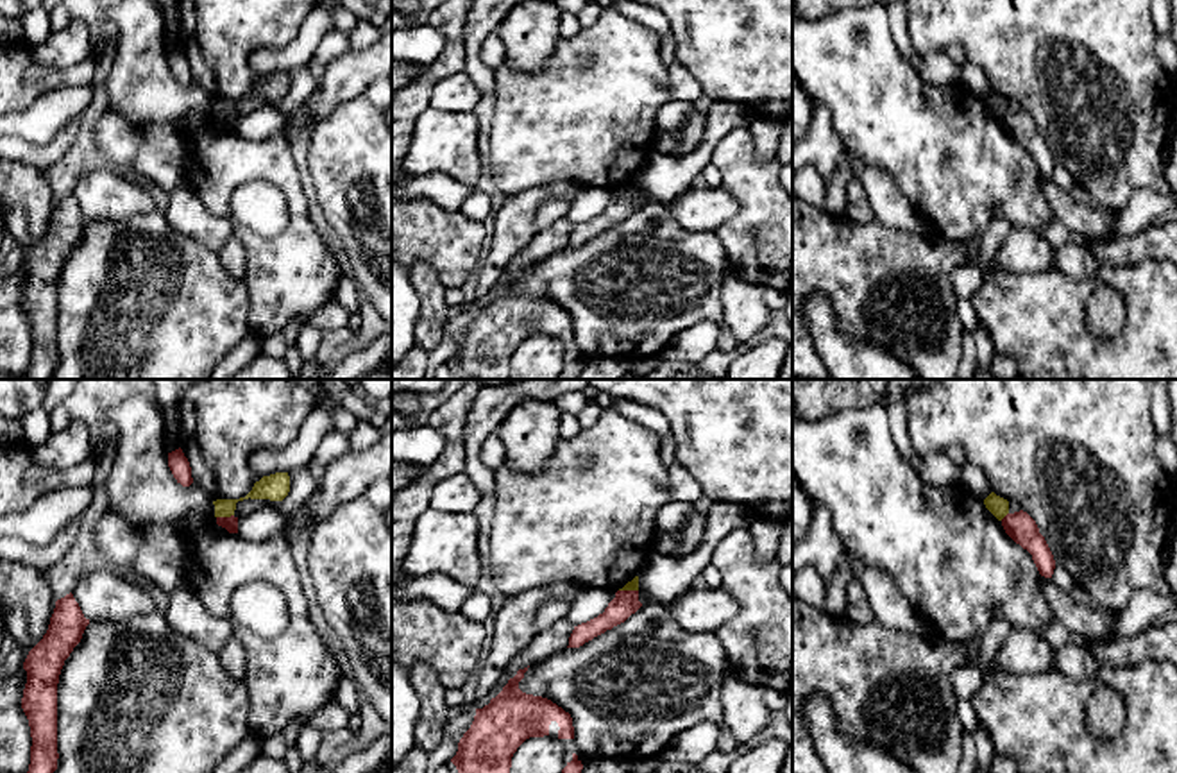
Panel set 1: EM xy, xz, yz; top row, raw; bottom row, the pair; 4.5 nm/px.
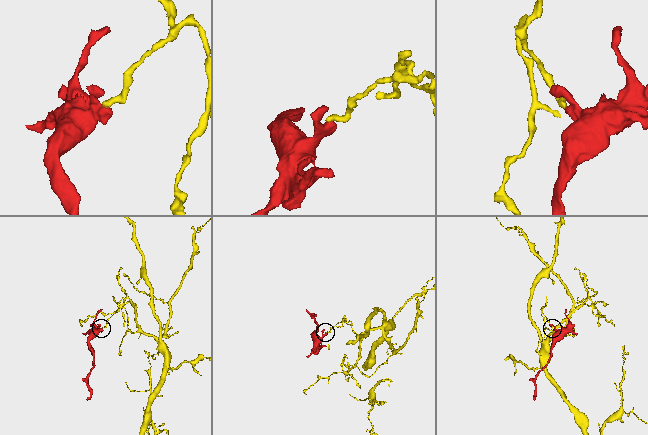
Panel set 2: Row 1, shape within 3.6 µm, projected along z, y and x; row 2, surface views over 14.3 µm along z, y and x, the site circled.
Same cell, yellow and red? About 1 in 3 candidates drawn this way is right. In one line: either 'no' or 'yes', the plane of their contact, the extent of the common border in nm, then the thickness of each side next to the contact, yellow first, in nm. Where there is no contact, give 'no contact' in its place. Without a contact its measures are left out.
no; contact in xy; length 80 nm; calibres 110 and 60 nm

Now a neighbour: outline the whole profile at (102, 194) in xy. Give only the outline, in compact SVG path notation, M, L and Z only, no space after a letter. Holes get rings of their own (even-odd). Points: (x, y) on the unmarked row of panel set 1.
M109 168L88 172L72 193L89 220L125 222L156 211L154 199L141 184Z

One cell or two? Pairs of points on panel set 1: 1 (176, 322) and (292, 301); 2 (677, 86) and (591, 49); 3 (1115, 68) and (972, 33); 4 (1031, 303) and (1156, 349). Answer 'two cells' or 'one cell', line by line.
1: two cells
2: two cells
3: one cell
4: one cell

